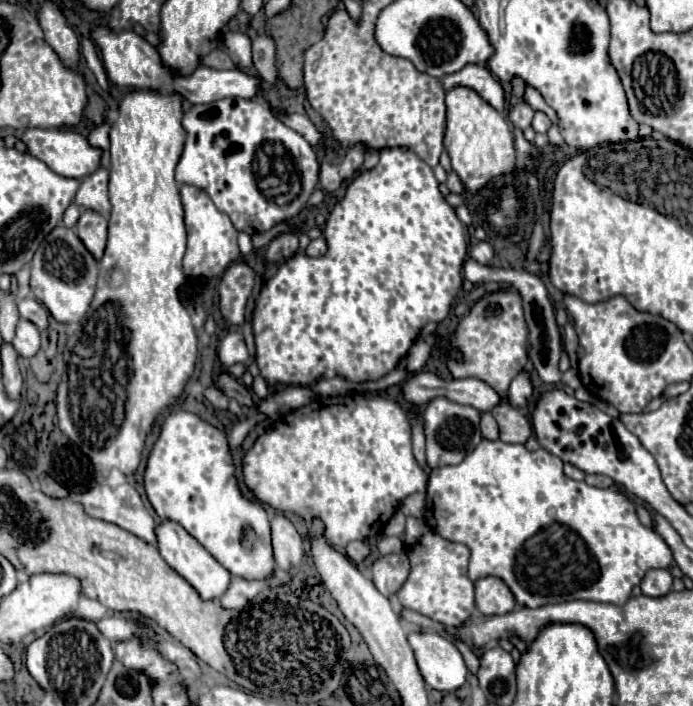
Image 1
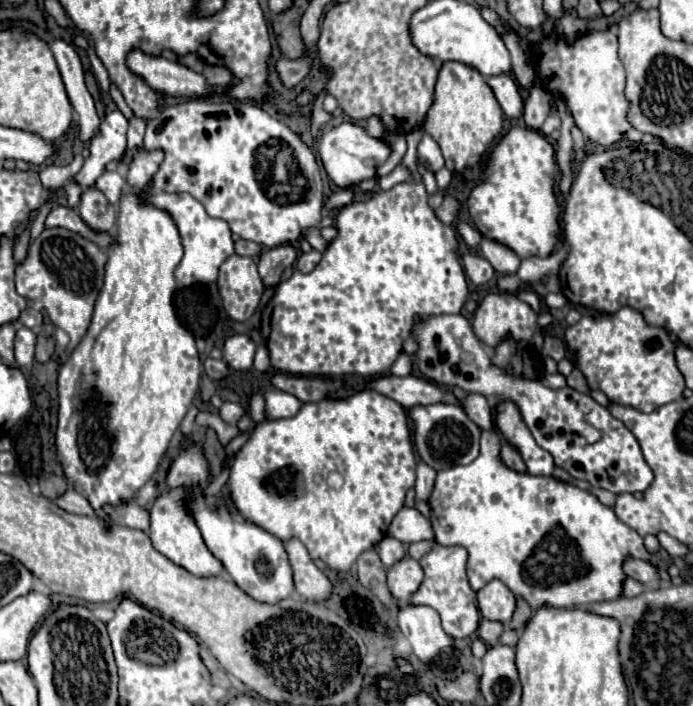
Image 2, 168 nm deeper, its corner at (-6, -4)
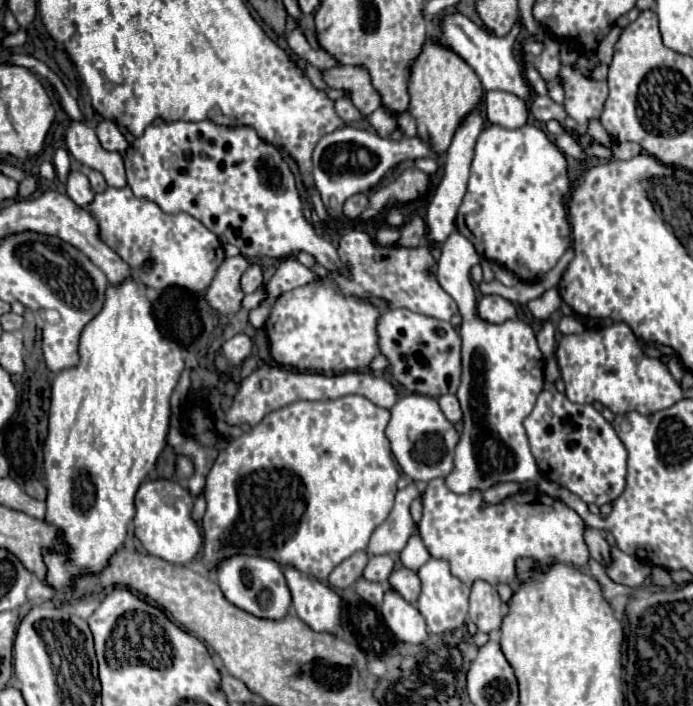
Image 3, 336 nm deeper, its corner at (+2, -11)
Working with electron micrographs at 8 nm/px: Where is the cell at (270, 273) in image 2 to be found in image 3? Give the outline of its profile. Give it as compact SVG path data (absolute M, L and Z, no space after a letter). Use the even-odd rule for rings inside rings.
M253 263L253 265L243 273L243 279L239 281L239 285L243 287L243 293L245 293L245 295L257 291L257 289L261 287L261 283L263 283L263 269L261 269L257 263Z

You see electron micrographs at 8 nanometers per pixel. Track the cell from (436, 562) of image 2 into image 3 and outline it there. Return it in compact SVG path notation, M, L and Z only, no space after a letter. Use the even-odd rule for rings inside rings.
M431 559L417 573L423 583L423 591L417 601L417 609L425 617L427 629L431 633L445 633L455 627L463 627L465 617L467 617L467 607L469 607L469 587L451 575L449 563L443 559Z

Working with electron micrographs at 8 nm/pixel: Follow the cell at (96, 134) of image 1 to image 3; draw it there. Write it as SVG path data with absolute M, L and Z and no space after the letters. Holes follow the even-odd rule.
M99 121L95 131L97 131L97 137L99 137L101 145L109 147L109 151L125 153L125 149L129 147L129 143L125 141L125 137L121 135L119 127L113 121Z

